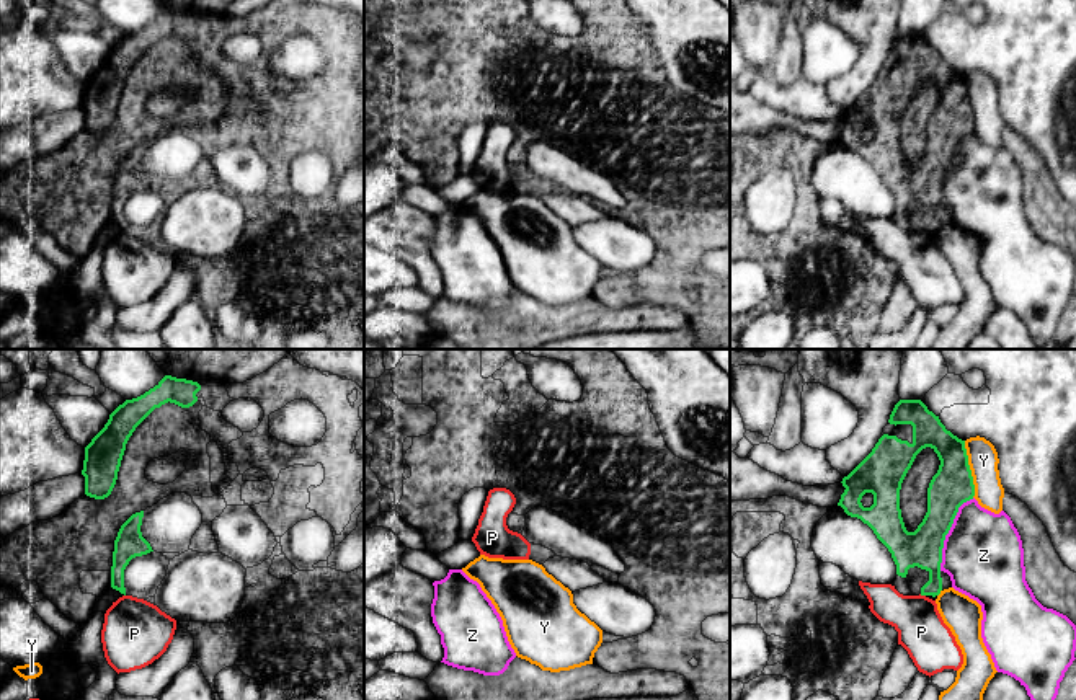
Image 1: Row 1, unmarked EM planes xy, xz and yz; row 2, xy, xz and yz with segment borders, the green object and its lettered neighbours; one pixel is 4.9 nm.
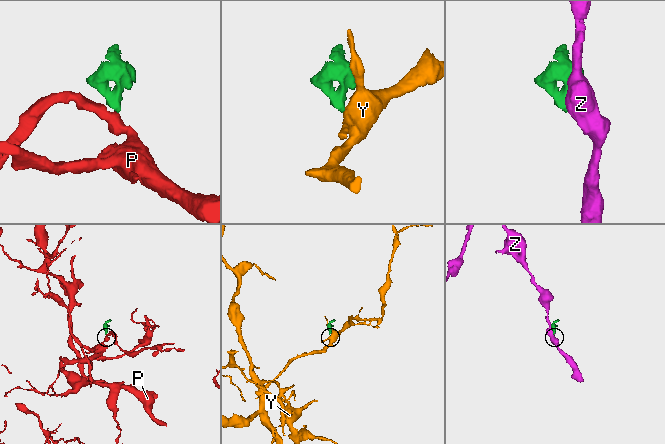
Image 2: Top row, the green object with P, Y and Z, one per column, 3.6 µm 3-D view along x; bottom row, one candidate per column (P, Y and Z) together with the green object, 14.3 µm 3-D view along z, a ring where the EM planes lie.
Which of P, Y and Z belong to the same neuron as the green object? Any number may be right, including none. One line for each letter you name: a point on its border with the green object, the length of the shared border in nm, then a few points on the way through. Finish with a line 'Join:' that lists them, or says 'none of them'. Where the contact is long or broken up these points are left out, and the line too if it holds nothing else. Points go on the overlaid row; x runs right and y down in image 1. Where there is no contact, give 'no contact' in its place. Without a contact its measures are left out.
Join: none of them

